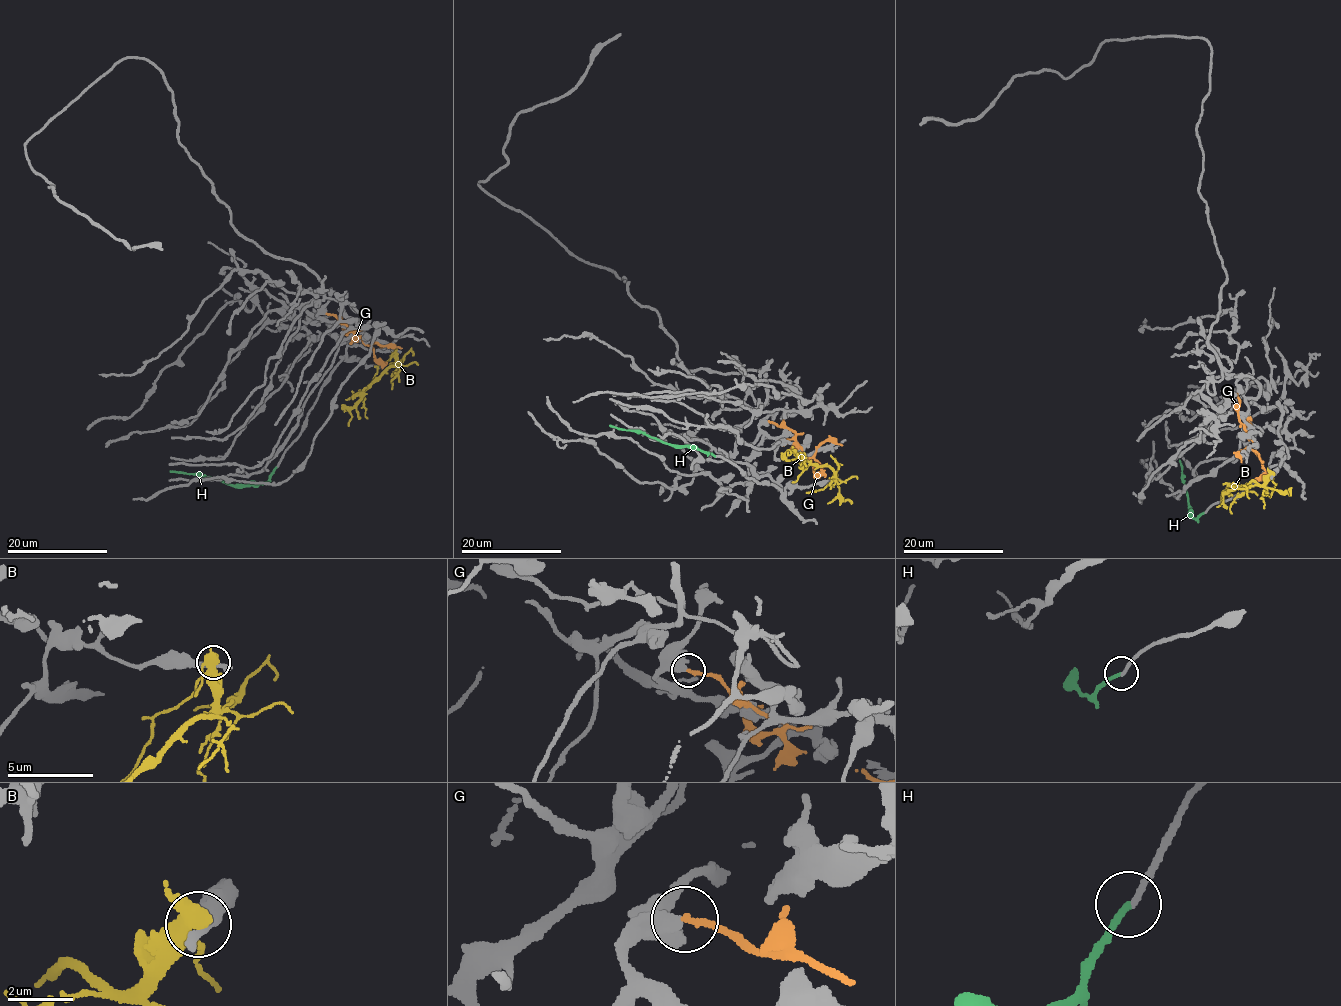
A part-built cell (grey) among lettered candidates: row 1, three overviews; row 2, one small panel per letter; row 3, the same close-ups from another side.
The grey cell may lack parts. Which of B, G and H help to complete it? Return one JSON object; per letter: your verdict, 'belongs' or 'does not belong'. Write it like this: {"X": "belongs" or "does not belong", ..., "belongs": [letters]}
{"B": "does not belong", "G": "does not belong", "H": "belongs", "belongs": ["H"]}

